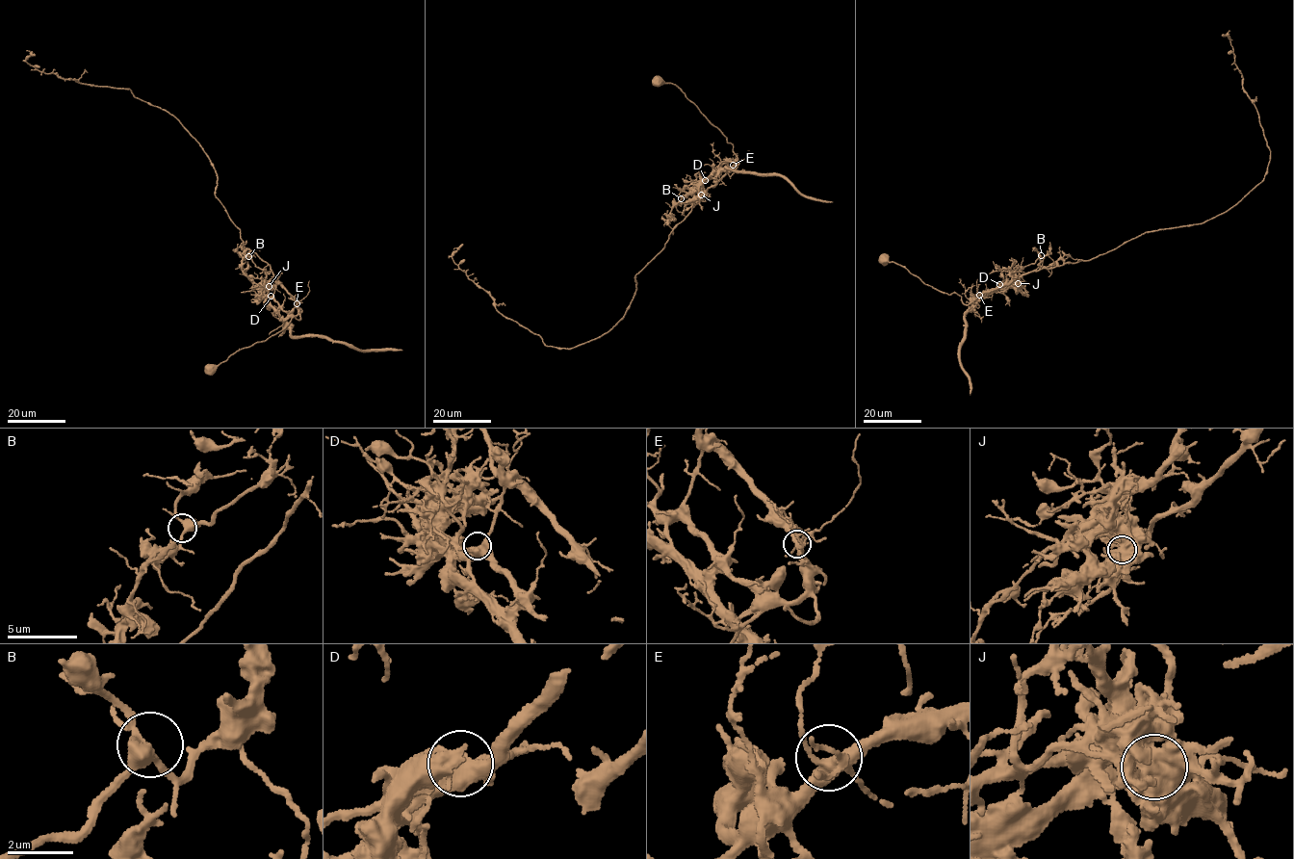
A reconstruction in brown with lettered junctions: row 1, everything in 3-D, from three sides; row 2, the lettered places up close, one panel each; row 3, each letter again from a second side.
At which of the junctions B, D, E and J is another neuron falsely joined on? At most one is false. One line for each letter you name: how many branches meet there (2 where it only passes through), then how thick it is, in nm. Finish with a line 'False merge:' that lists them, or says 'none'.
J: 4 branches meet; 700 nm thick
False merge: J

